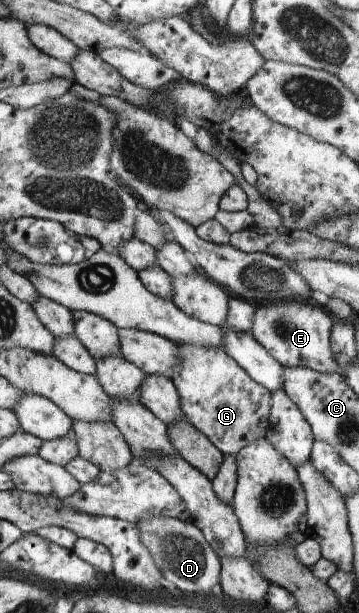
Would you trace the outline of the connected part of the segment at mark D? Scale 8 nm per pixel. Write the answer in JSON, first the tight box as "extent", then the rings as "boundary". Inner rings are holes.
{"extent":[136,516,223,593],"boundary":[[[156,516],[148,519],[142,518],[136,525],[140,528],[142,541],[152,552],[164,578],[186,593],[219,592],[223,571],[222,561],[194,521]]]}

